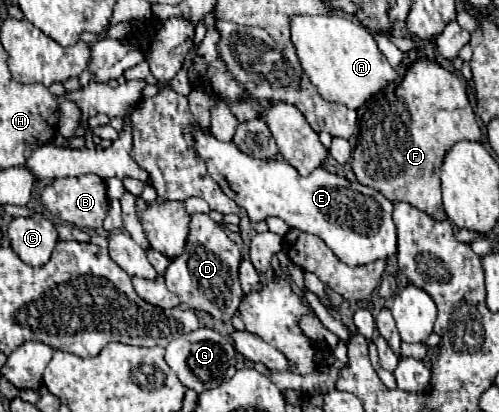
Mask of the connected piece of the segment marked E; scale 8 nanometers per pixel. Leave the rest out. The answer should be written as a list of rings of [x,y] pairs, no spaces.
[[[198,122],[192,124],[192,138],[194,138],[194,152],[200,160],[204,160],[208,174],[218,182],[218,186],[232,198],[236,204],[248,212],[248,218],[252,224],[258,224],[260,220],[266,220],[268,216],[282,218],[288,228],[296,228],[302,232],[310,232],[320,236],[328,248],[346,264],[368,264],[374,260],[384,260],[396,252],[396,224],[392,220],[392,202],[386,200],[378,190],[364,186],[360,182],[348,182],[346,178],[338,174],[330,174],[322,166],[316,168],[310,176],[300,176],[294,166],[290,166],[284,160],[260,160],[246,152],[242,152],[234,142],[220,142],[216,140],[206,126],[198,126]]]

